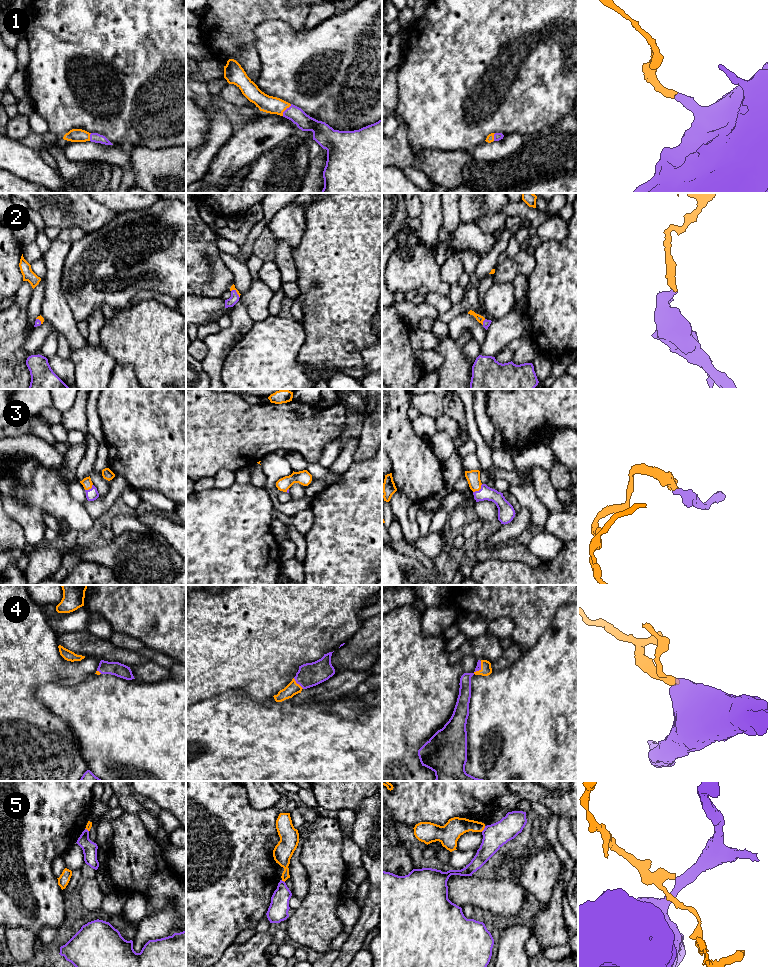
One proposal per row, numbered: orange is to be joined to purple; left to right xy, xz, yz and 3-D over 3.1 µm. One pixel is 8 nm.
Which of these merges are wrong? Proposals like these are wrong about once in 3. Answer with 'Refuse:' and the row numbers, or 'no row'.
Refuse: 5

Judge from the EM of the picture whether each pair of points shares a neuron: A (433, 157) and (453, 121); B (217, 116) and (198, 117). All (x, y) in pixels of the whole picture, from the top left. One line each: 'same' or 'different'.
A: different
B: different

